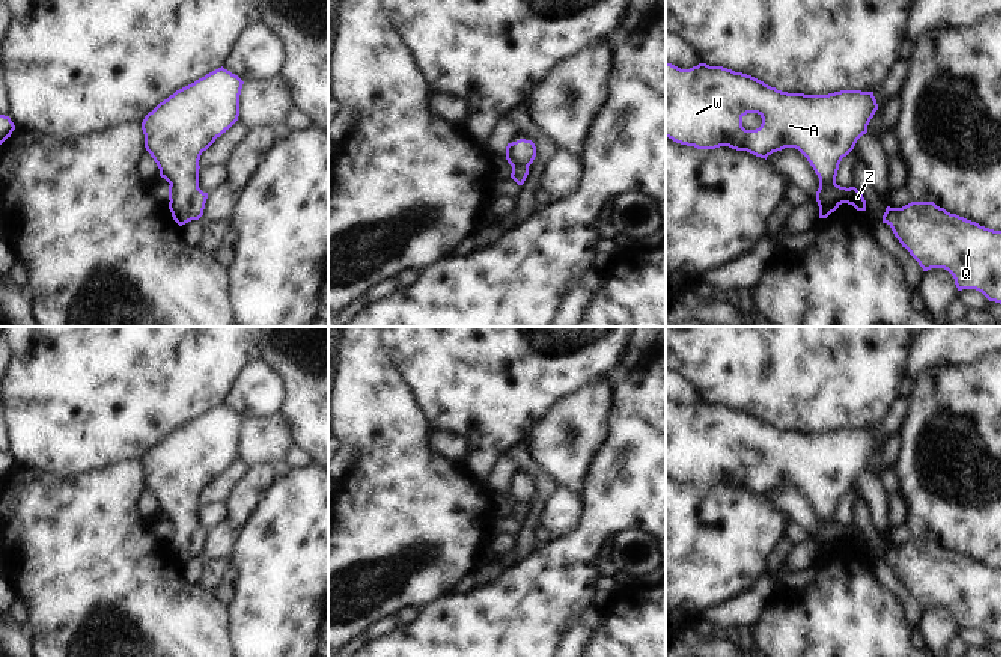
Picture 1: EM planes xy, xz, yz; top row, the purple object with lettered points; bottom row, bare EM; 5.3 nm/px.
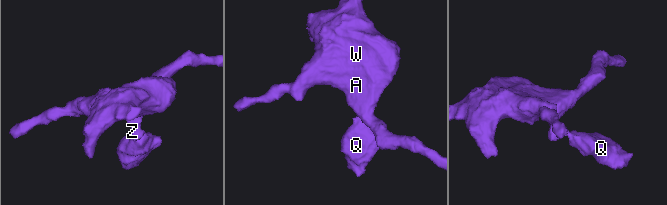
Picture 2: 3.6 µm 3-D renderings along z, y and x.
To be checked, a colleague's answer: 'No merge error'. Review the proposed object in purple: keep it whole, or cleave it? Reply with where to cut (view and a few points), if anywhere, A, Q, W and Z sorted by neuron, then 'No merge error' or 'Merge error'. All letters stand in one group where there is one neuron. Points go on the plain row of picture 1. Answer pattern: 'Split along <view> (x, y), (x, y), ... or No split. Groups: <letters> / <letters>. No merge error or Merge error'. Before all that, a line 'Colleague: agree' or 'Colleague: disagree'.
Colleague: disagree
Split along xz (508, 481), (508, 493), (515, 501), (527, 504). Groups: A W / Q Z. Merge error

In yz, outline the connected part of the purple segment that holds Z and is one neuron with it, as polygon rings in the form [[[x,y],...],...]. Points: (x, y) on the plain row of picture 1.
[[[836,521],[825,530],[825,533],[839,542],[848,541],[852,542],[857,549],[866,549],[866,538],[855,524],[846,526]]]

